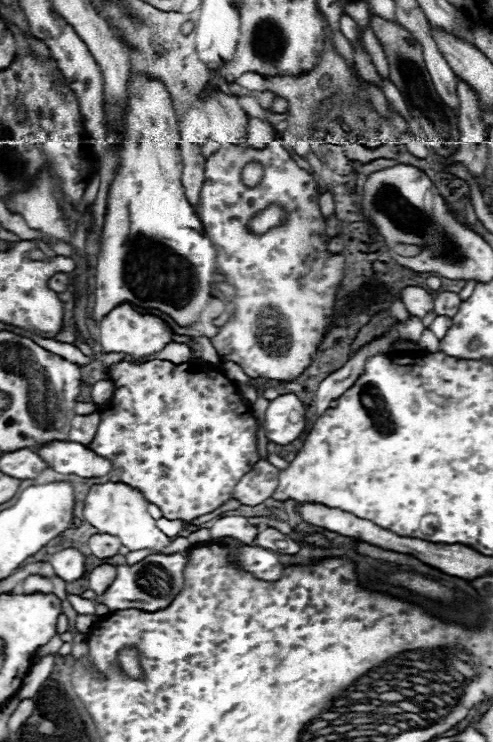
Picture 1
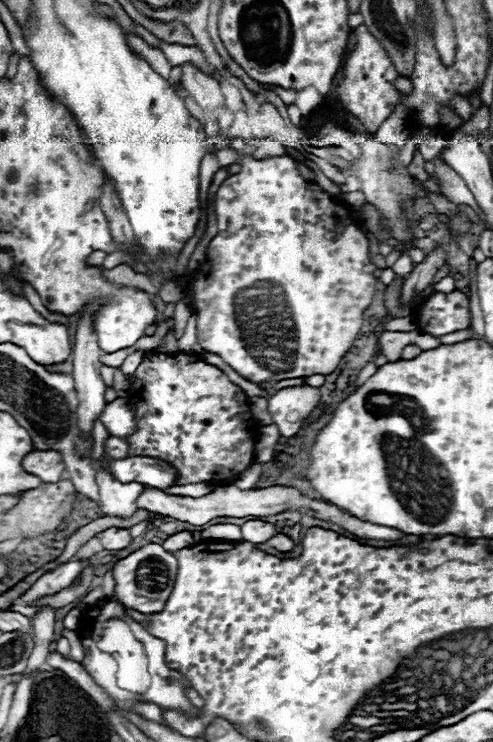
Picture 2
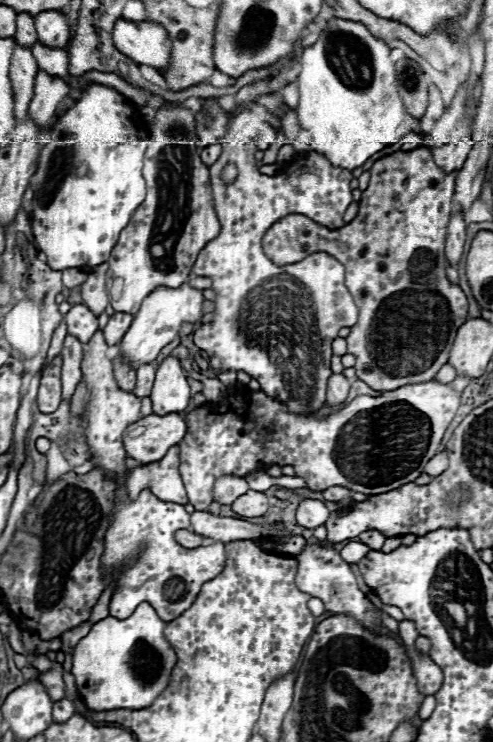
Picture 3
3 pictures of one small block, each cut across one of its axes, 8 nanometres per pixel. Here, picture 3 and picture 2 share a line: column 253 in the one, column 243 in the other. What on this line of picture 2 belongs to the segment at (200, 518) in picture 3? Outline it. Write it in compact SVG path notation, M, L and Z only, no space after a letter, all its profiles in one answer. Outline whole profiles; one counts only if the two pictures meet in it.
M248 520L242 524L242 540L248 540L252 544L262 544L274 534L278 534L276 526L264 520Z

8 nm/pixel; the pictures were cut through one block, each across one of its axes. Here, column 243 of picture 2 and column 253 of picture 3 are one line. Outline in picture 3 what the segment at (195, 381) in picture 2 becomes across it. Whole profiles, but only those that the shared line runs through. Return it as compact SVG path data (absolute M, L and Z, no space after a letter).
M436 380L402 386L380 396L356 396L344 408L326 416L326 404L312 414L290 412L280 400L266 396L262 390L234 392L232 400L220 400L216 404L202 404L186 414L186 436L180 446L180 476L184 480L188 500L196 510L206 510L214 500L214 482L222 476L246 476L250 472L268 470L270 466L294 466L296 476L308 482L310 490L326 490L330 486L344 486L352 492L368 496L384 494L414 482L426 462L438 454L438 446L446 428L450 426L458 410L458 394L450 390L450 384L438 384Z

